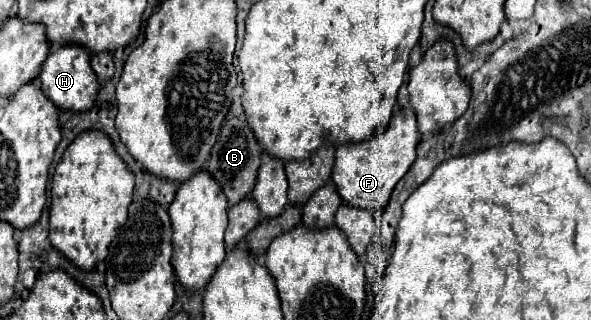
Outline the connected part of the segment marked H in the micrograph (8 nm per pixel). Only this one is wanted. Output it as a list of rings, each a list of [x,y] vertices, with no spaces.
[[[80,46],[56,48],[42,64],[38,80],[42,92],[48,96],[50,102],[54,102],[60,110],[72,110],[72,112],[86,112],[88,108],[92,108],[92,102],[96,102],[96,92],[100,88],[98,78],[90,68],[90,54],[86,52],[86,48]]]

